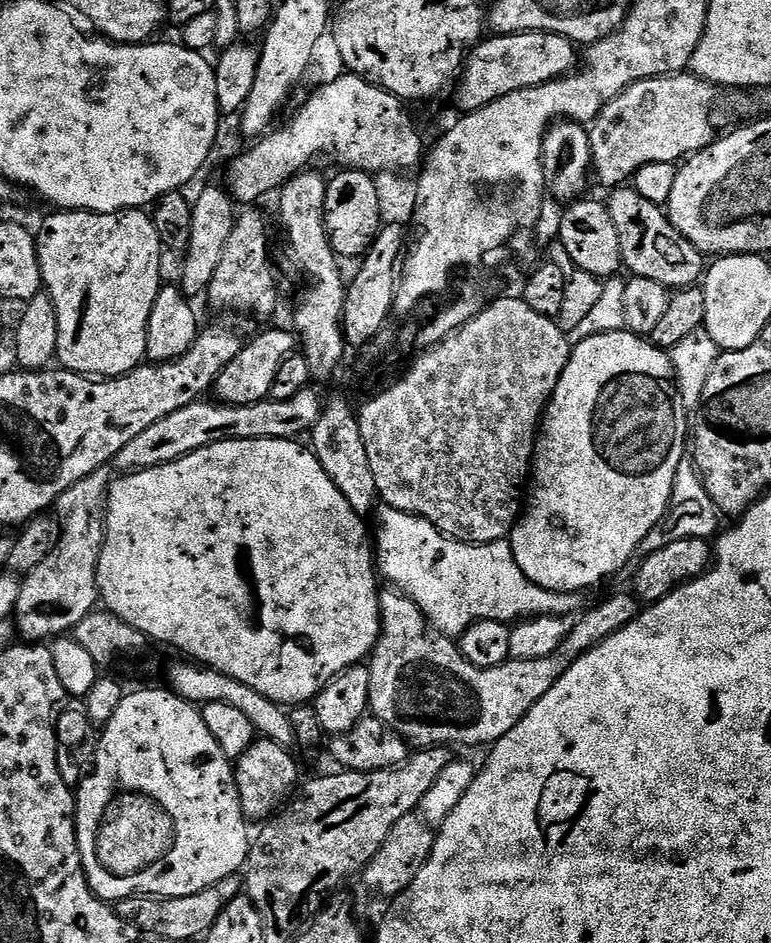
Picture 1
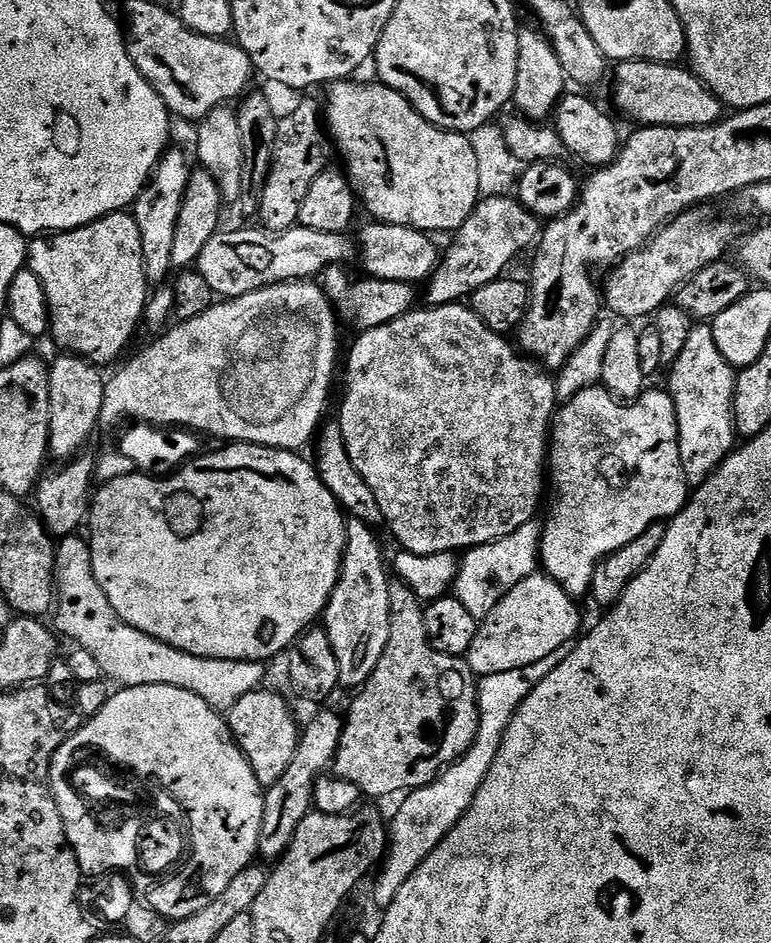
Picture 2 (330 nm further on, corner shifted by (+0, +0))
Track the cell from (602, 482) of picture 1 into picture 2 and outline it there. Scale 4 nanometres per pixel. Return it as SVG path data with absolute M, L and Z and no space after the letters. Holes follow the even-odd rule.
M595 386L582 389L571 400L567 401L555 413L550 425L550 480L556 483L556 505L552 508L548 520L543 521L543 536L540 542L540 561L543 571L553 579L573 598L587 597L592 587L592 579L596 573L596 567L610 554L622 550L622 546L630 546L634 538L638 538L650 525L671 521L673 516L678 515L690 499L689 477L684 471L684 464L680 461L680 447L678 446L678 422L676 421L676 407L671 395L667 391L651 392L645 390L631 402L621 402L613 396L607 388Z

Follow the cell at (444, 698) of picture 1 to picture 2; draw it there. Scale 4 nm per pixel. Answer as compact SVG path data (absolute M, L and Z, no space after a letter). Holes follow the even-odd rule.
M392 582L389 583L388 589L390 590L390 638L386 642L386 650L382 654L382 658L378 662L378 666L374 670L374 674L371 678L368 679L367 682L355 693L356 701L353 702L352 705L348 708L348 716L346 712L346 719L342 724L342 731L340 733L340 745L338 746L338 750L336 751L336 758L334 761L334 772L335 775L341 776L343 780L349 780L350 782L354 782L354 786L358 786L361 790L361 793L365 797L368 796L392 796L395 792L400 792L399 794L407 793L409 790L413 788L421 788L422 786L426 786L427 784L432 784L436 781L436 777L440 775L441 771L448 767L449 764L456 763L457 760L460 759L461 756L464 755L465 752L468 751L468 747L472 745L474 742L474 738L476 737L476 731L478 730L478 726L480 725L480 705L478 703L478 684L474 679L474 675L472 669L470 669L461 657L458 656L447 656L446 654L442 654L437 648L432 647L432 643L428 640L428 635L426 635L426 626L424 625L424 608L422 607L421 601L417 600L415 594L410 591L408 585L403 582Z

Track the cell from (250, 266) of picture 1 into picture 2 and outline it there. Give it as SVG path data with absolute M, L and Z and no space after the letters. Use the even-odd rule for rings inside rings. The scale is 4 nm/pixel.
M304 100L289 116L281 115L277 126L277 140L273 147L273 160L265 180L258 209L261 225L272 234L297 227L302 214L302 204L310 194L310 186L318 174L326 171L330 144L322 123L322 108L312 100Z

